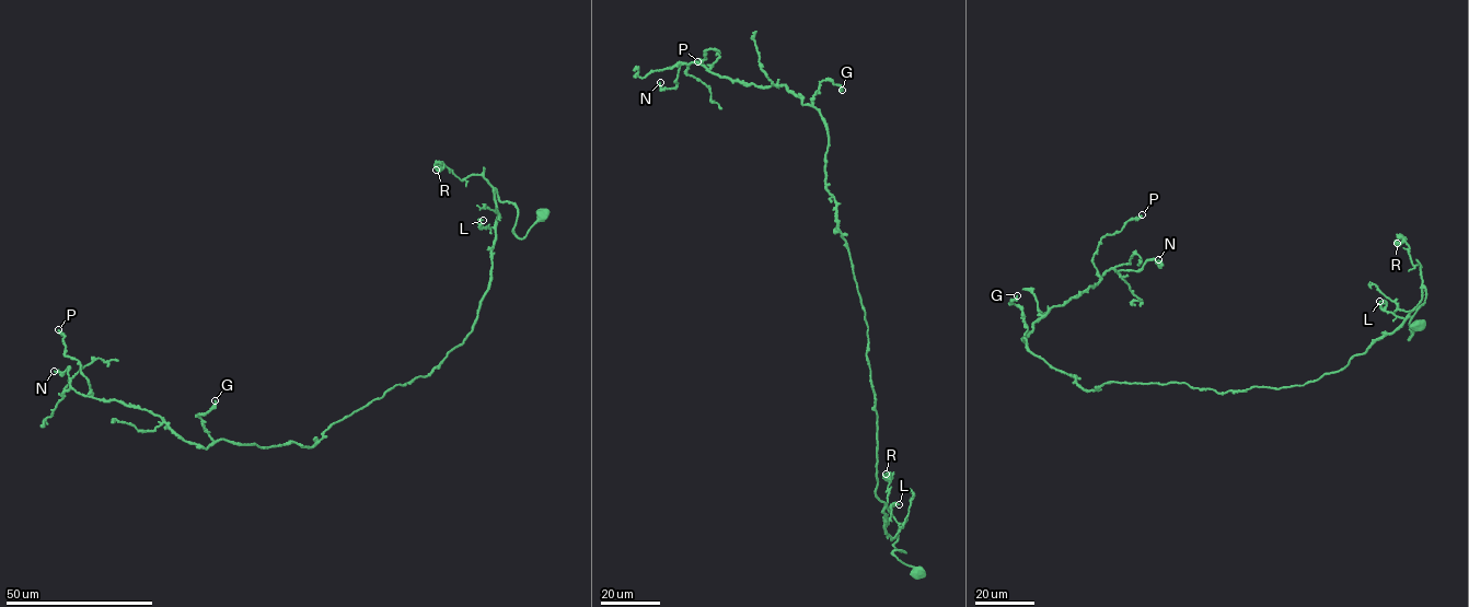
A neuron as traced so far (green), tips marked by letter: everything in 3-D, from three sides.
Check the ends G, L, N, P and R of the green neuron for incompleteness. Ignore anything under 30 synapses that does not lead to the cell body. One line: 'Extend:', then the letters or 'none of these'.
Extend: none of these

